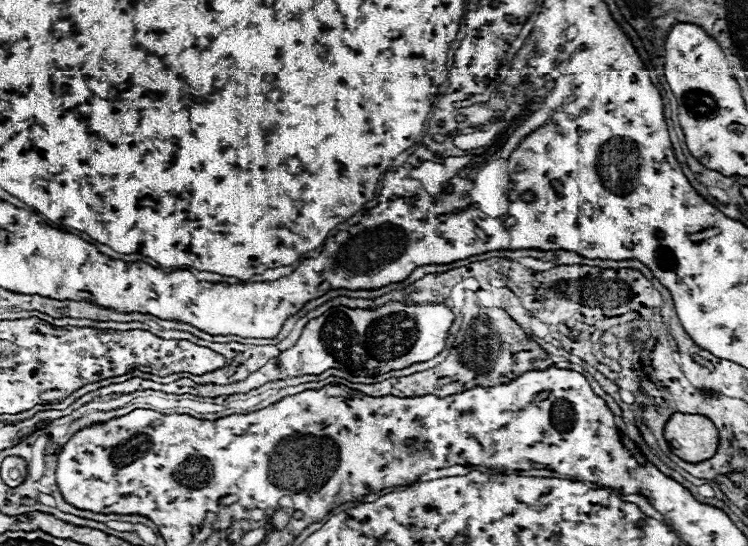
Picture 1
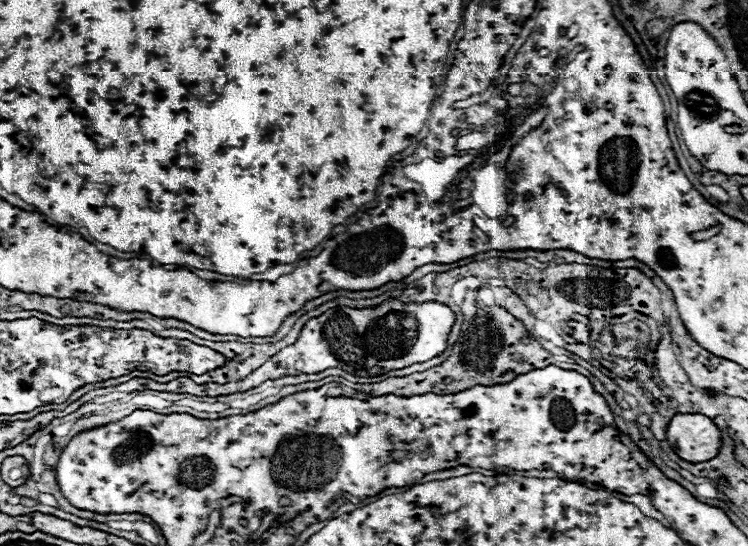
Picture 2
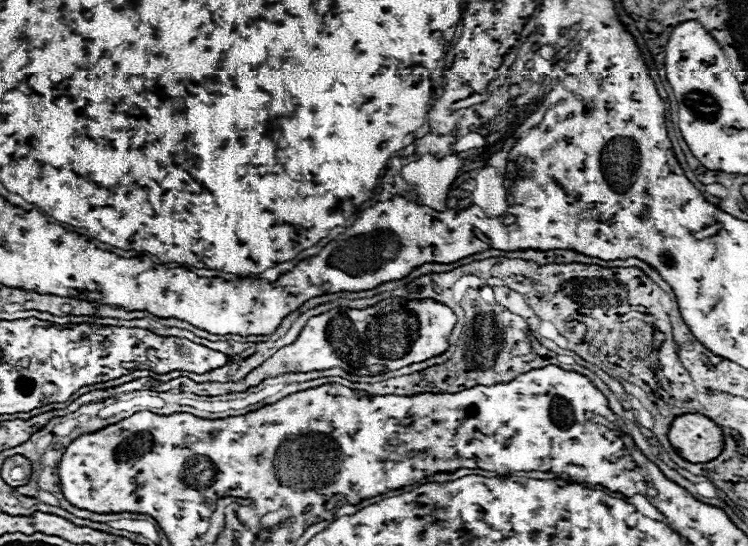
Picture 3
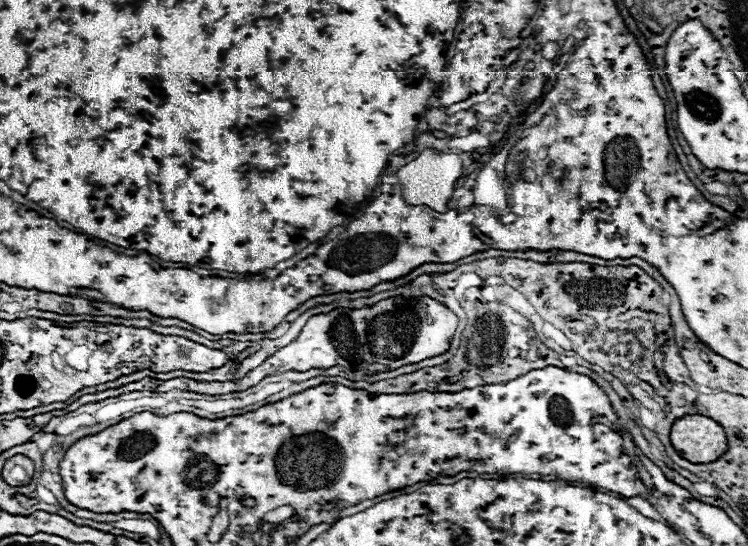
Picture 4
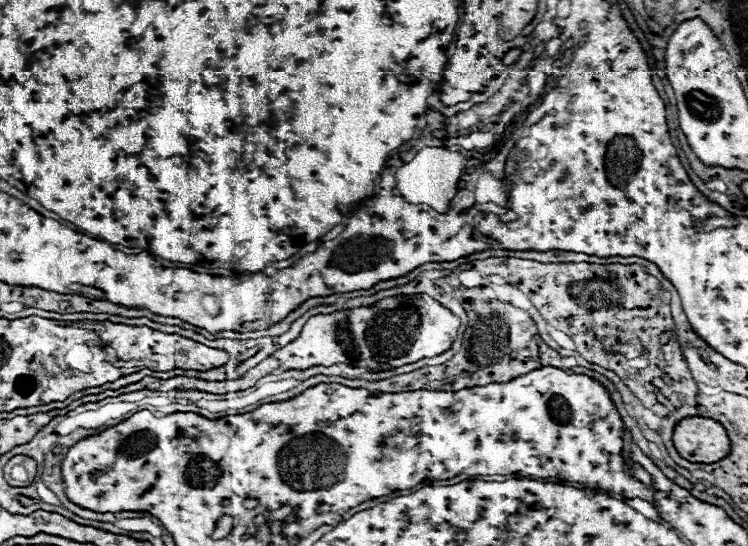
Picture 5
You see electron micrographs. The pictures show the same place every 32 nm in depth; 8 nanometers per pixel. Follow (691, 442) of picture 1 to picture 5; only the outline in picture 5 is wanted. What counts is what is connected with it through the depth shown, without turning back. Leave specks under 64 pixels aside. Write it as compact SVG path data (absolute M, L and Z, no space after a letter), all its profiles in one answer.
M690 416L676 424L674 446L690 462L712 464L730 454L730 438L724 426L712 418Z

